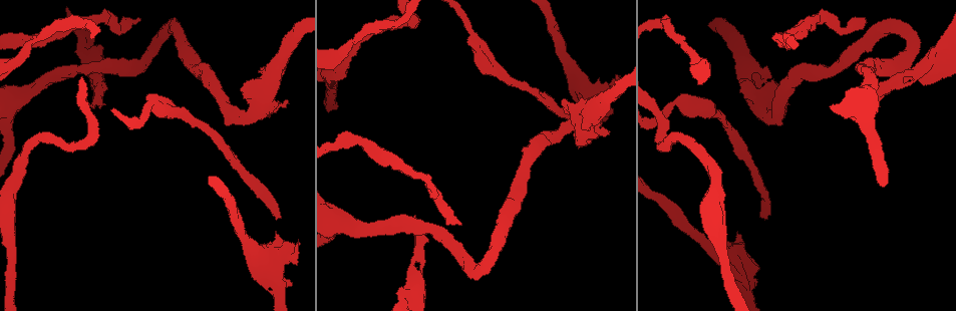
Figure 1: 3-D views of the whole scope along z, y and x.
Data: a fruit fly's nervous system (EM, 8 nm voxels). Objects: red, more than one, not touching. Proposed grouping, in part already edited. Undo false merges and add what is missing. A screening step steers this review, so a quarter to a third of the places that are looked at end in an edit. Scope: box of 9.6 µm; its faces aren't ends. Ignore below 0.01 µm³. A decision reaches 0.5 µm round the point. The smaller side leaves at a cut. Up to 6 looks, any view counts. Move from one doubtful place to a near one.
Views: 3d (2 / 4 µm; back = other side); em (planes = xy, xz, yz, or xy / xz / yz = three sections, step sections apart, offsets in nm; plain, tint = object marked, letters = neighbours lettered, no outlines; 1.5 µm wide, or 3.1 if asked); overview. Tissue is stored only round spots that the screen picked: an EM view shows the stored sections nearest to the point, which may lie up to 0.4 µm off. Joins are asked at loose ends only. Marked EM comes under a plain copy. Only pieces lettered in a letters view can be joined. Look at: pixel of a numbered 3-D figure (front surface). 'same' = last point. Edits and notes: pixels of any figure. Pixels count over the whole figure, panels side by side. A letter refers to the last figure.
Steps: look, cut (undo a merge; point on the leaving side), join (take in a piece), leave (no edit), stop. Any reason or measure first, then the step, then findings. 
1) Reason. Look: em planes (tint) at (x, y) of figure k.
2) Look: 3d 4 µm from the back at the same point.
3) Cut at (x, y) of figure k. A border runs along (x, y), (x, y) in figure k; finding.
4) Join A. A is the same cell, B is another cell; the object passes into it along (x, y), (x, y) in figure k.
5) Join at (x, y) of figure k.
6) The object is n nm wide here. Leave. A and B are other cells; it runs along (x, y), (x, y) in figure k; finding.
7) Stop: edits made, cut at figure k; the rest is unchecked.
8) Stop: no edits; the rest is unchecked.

Abrupt turn. Look: 3d 2 µm at (239, 120) of figure 1.

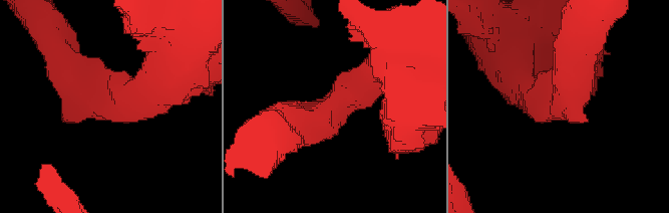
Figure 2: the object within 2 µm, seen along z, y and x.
The arms are 340, 360 nm wide. Look: em xy step 8 (tint) at (105, 101) of figure 2.

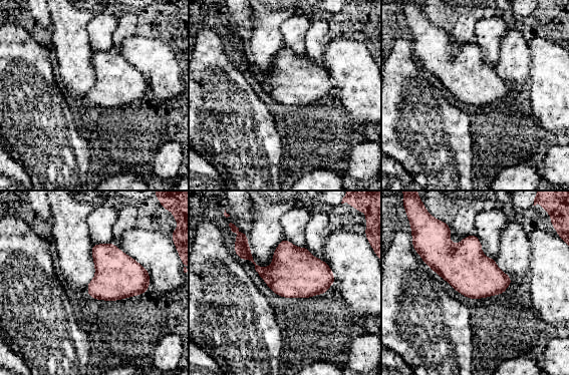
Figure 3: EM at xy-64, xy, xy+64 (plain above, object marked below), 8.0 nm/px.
Look: em planes (letters) at the same point.

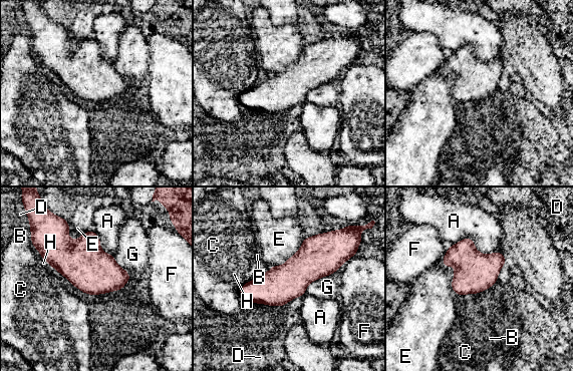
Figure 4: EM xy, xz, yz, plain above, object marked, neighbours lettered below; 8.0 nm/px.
Leave. A, B, C, D, E, F, G and H are other cells; all the same neuron.

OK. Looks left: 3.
Long arm stops here. Look: em planes (letters) at (459, 223) of figure 1.

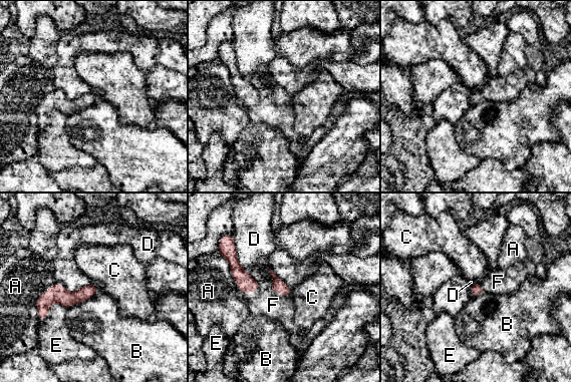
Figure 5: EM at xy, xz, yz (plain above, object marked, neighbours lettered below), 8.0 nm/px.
The longest contact is with D, 460 nm. Join at (273, 305) of figure 5. F is the same cell, A, B, C, D and E are other cells; it goes on there.

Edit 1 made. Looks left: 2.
Stop: edits made, join at figure 5; the rest is unchecked.

